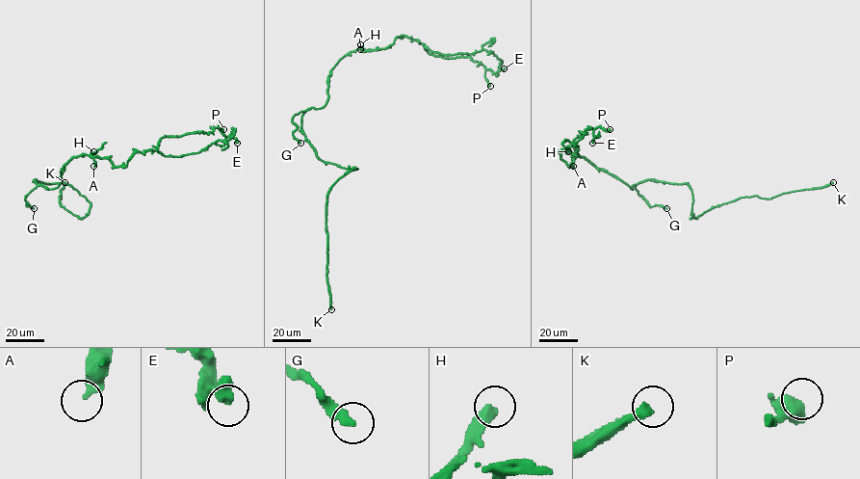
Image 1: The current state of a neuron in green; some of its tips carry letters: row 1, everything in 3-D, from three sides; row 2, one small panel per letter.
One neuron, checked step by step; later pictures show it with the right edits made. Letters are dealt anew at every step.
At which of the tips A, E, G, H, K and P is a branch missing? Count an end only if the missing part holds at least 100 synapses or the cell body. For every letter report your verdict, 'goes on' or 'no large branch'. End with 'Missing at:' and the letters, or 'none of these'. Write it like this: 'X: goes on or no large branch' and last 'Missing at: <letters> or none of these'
A: no large branch
E: no large branch
G: no large branch
H: no large branch
K: goes on
P: no large branch
Missing at: K

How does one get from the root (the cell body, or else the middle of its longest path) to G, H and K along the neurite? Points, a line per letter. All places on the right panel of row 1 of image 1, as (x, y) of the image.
G: (632, 187), (635, 186), (650, 206), (660, 204), (666, 208)
H: (632, 187), (568, 151)
K: (632, 187), (650, 179), (687, 183), (693, 199), (692, 215), (696, 218), (742, 198), (770, 199), (833, 182)

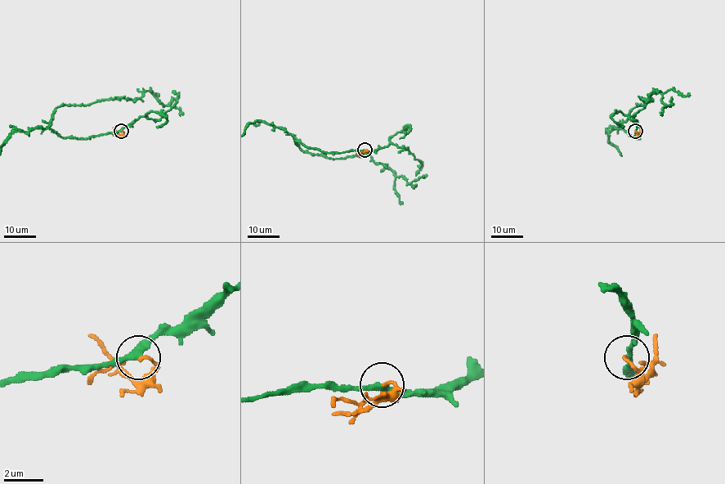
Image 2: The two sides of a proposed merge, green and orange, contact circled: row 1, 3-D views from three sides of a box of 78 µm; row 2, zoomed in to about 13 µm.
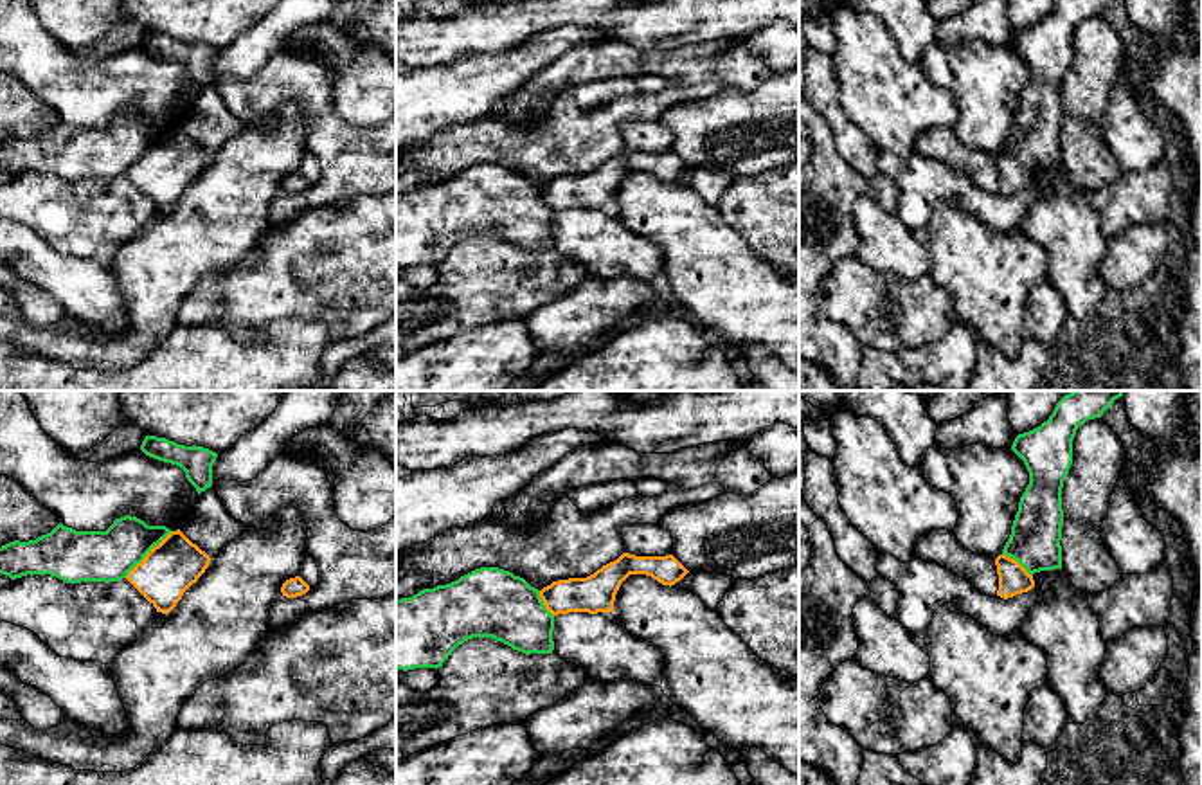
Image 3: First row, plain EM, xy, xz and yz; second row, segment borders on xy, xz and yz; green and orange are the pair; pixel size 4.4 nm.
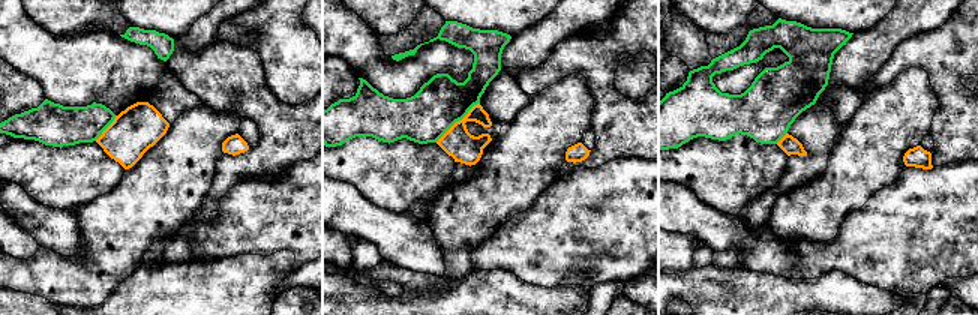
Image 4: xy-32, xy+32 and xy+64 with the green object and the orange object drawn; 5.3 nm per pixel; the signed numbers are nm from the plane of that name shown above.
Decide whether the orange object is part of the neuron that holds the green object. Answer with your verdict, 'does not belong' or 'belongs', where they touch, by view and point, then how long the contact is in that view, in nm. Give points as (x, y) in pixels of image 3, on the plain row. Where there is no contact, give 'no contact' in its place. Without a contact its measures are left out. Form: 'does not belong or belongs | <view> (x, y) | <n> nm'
does not belong | xy (148, 148) | 300 nm

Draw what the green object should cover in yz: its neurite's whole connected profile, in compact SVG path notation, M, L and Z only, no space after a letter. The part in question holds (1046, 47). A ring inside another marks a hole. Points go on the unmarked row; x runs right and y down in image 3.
M1056 0L1047 18L1018 31L1011 41L1029 68L1029 81L1002 151L1017 157L1031 173L1062 166L1062 85L1072 61L1072 36L1080 22L1101 14L1110 2Z

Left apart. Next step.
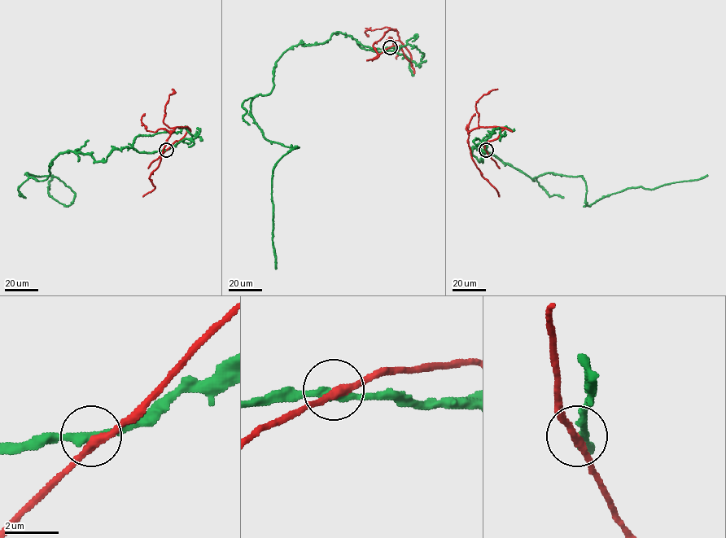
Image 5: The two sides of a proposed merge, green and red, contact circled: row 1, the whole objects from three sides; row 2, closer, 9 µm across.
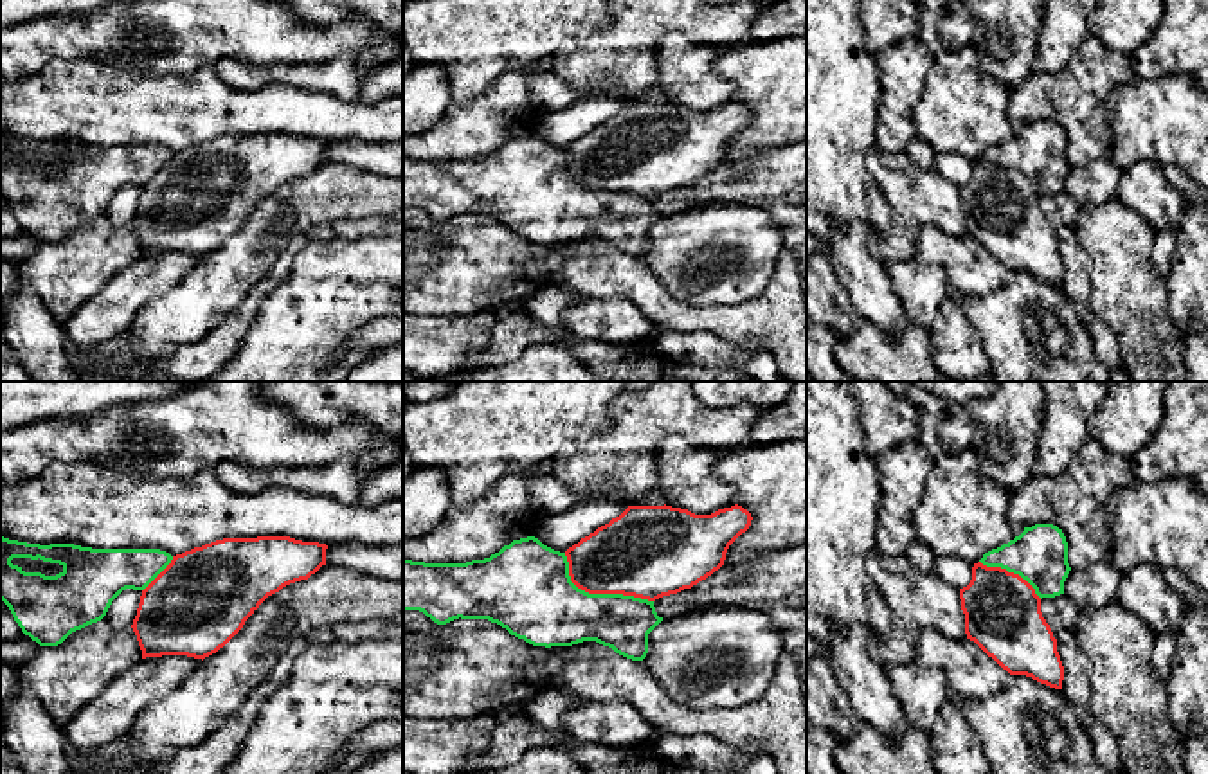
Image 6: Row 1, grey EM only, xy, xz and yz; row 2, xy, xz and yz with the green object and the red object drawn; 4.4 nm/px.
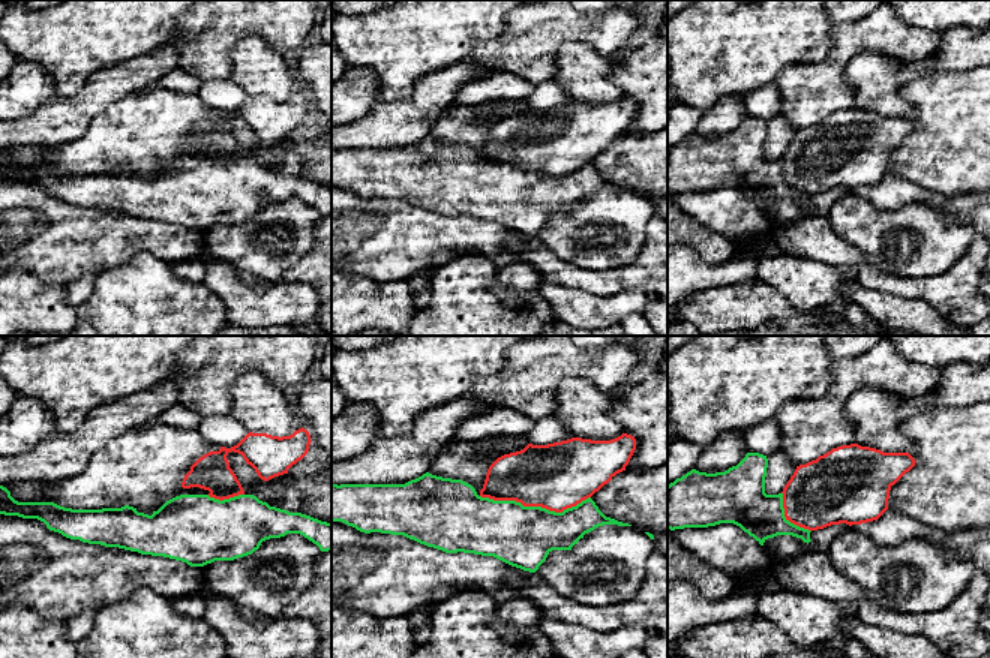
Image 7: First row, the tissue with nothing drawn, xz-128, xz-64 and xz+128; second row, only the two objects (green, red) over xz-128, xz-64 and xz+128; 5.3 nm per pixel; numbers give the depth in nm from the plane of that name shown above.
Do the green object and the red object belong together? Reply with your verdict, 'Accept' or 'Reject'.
Reject

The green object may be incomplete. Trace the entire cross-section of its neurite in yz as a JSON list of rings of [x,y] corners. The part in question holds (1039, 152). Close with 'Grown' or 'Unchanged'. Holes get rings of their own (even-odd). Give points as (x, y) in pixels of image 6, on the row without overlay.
[[[1053,121],[1024,124],[1008,140],[985,149],[979,158],[1019,171],[1041,196],[1064,191],[1064,178],[1071,167],[1066,133]]]. Unchanged

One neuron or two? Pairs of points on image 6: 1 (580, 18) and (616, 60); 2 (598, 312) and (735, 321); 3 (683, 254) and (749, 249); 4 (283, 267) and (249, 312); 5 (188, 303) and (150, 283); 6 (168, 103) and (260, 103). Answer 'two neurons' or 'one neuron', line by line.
1: two neurons
2: two neurons
3: one neuron
4: one neuron
5: two neurons
6: one neuron

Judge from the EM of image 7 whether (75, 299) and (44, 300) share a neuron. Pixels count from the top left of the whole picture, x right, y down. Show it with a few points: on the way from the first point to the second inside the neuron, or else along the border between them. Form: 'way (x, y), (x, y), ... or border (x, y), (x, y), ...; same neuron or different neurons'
border (65, 285), (68, 303), (77, 309); different neurons

